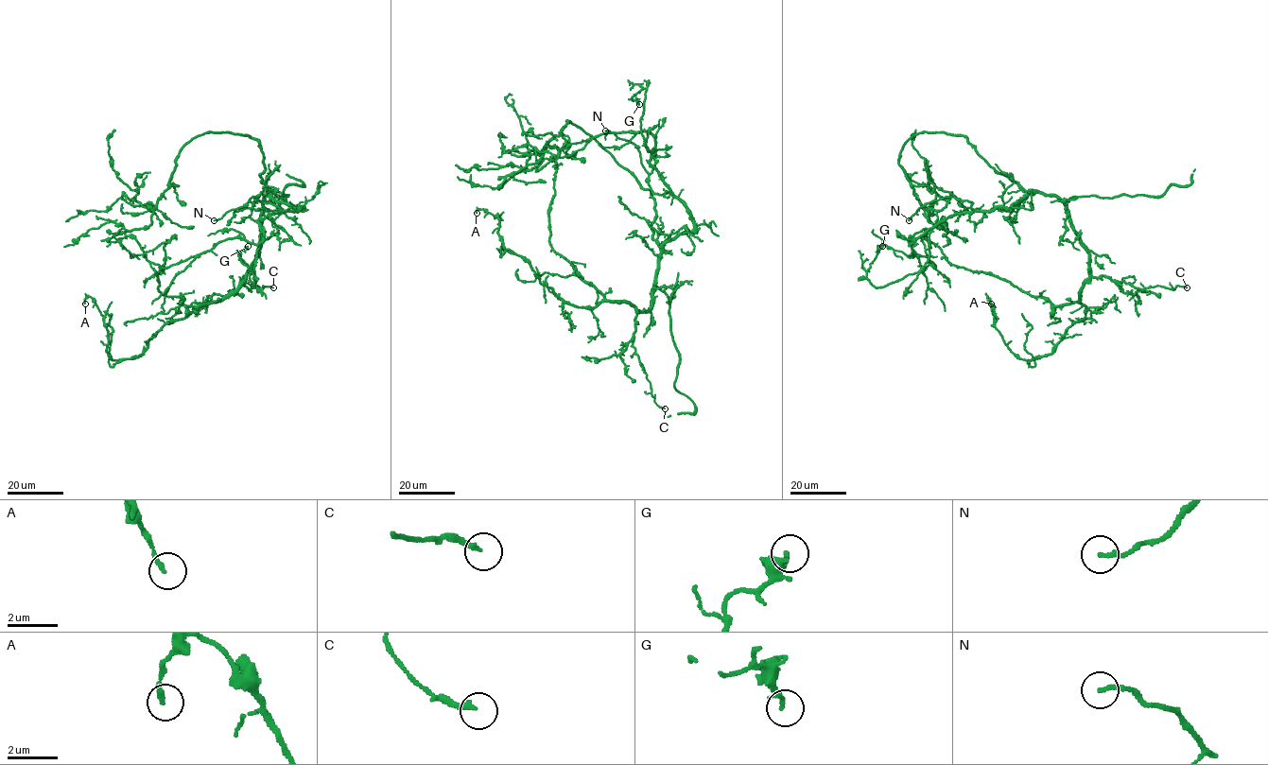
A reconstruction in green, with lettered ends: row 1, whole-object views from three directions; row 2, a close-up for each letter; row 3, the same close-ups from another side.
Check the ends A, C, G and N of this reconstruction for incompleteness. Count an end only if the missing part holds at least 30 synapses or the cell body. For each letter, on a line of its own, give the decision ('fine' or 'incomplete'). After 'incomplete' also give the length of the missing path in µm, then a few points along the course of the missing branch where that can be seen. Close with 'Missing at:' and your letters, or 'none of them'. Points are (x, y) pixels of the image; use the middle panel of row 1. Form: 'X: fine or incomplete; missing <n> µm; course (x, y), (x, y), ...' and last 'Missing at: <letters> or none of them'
A: fine
C: fine
G: fine
N: fine
Missing at: none of them

